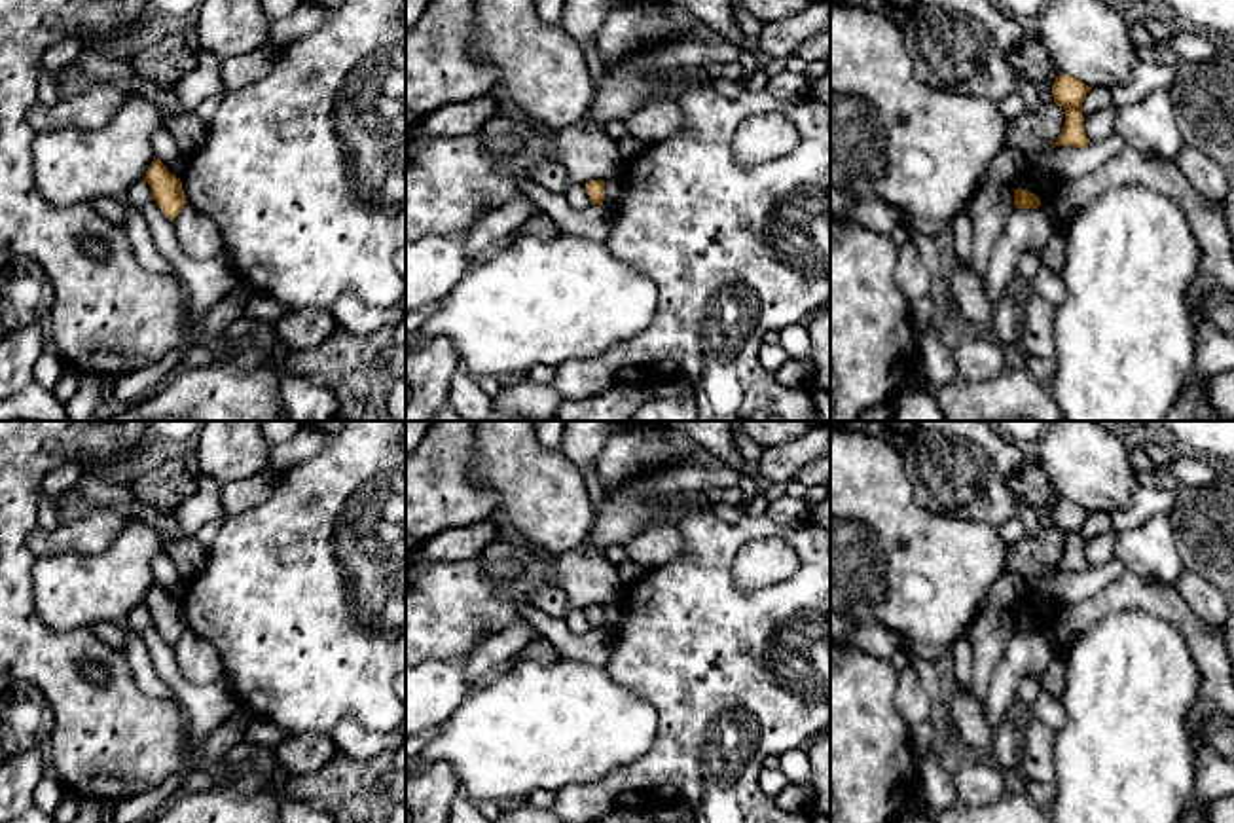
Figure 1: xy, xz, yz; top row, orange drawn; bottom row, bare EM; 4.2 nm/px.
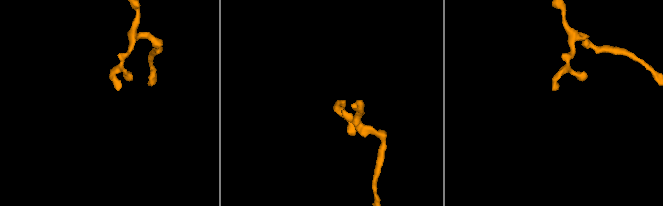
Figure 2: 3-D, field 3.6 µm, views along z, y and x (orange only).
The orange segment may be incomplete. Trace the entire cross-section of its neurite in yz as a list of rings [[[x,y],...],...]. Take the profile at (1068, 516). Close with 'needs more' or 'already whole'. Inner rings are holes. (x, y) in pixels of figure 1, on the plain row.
[[[1060,499],[1052,510],[1054,527],[1065,535],[1065,548],[1062,559],[1054,565],[1052,571],[1073,571],[1084,573],[1090,569],[1082,548],[1082,527],[1090,512],[1080,504]]]; already whole

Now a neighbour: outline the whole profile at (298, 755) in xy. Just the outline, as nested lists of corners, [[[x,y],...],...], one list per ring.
[[[292,734],[275,755],[284,776],[303,777],[318,772],[336,751],[332,734]]]

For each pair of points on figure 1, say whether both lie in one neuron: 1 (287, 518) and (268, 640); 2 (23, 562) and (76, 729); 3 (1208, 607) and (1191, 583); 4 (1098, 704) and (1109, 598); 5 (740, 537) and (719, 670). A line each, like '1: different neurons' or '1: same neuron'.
1: same neuron
2: same neuron
3: same neuron
4: different neurons
5: same neuron

